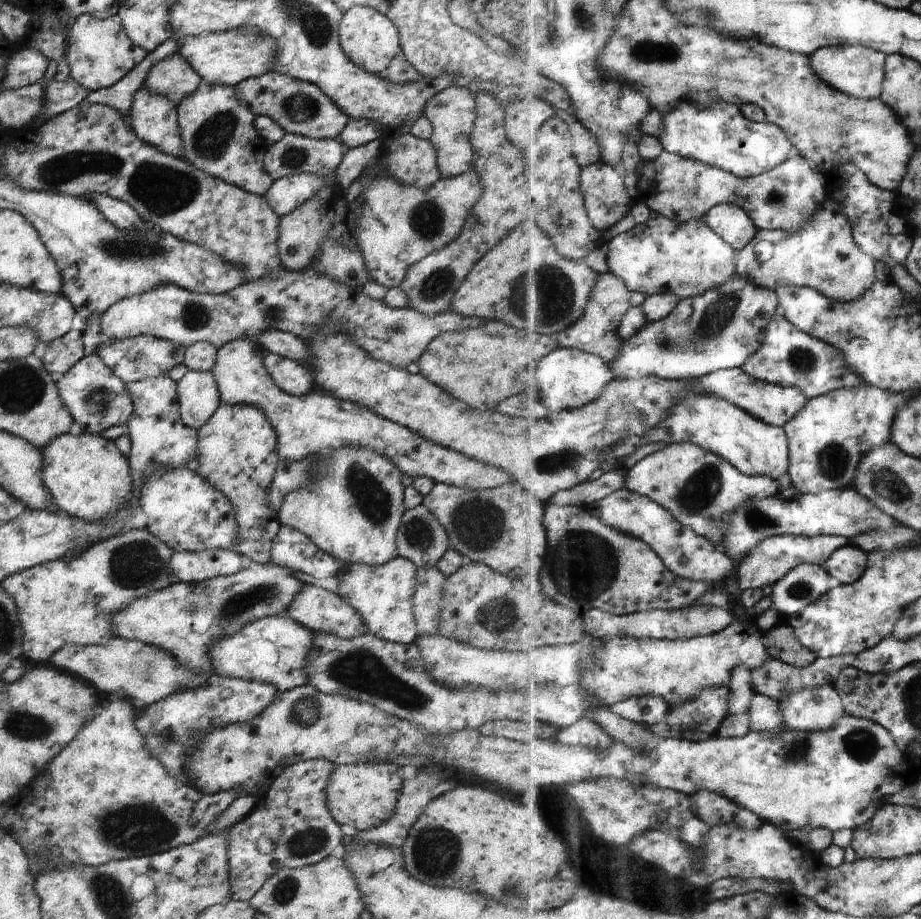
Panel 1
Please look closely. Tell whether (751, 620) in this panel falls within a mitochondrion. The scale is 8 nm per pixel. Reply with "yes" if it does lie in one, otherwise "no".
no

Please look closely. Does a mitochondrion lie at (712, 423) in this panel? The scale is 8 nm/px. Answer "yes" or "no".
no

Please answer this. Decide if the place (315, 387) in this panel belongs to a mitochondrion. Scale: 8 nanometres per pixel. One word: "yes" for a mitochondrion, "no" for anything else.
no

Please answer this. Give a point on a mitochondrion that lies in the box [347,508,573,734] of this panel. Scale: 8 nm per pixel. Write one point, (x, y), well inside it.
(497, 617)

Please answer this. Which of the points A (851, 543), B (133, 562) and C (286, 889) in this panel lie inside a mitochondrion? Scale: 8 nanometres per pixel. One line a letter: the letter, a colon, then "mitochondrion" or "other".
A: other
B: mitochondrion
C: mitochondrion

